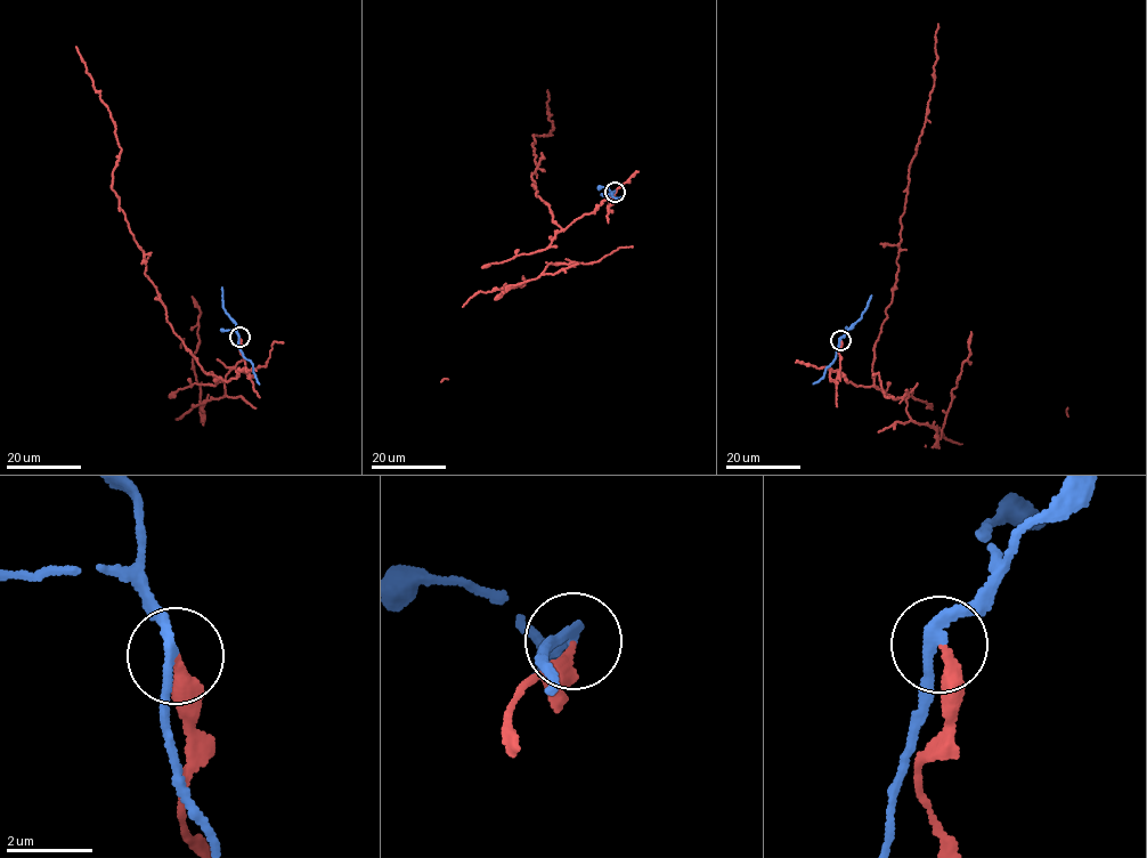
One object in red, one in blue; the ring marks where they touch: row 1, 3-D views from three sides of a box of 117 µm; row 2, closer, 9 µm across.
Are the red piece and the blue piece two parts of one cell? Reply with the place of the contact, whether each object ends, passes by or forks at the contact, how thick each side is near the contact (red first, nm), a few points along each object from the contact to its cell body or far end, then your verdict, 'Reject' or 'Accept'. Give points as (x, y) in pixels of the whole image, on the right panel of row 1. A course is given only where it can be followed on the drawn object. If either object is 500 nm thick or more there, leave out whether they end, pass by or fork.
Place: (840, 340). At the ring red ends. At the ring blue passes by. Thickness 260 nm (red) against 240 nm. Course of red: (839, 339), (839, 375), (830, 378), (832, 370), (872, 386), (909, 168), (934, 83), (938, 24). Course of blue: (839, 339), (861, 316), (871, 294). Reject

